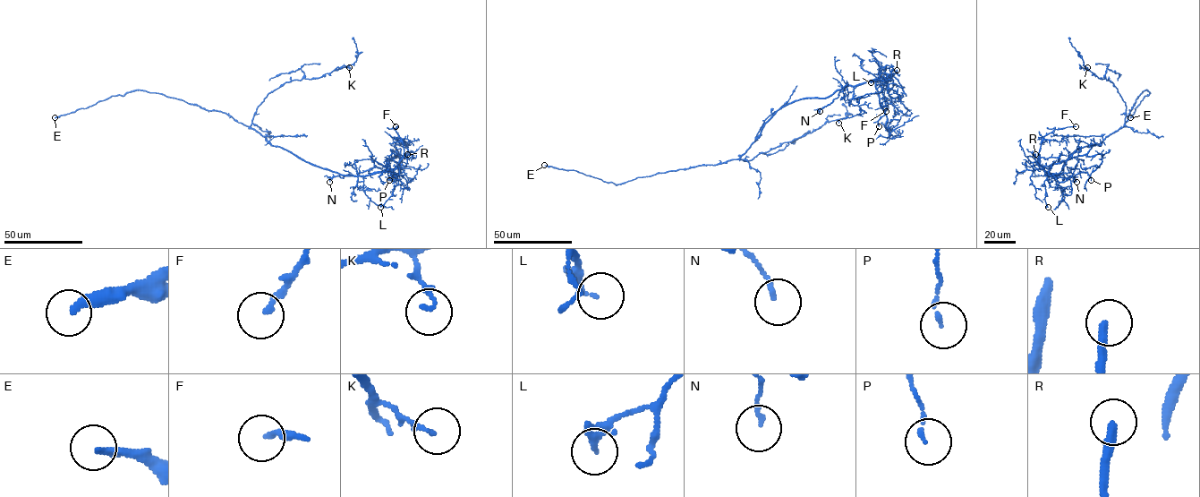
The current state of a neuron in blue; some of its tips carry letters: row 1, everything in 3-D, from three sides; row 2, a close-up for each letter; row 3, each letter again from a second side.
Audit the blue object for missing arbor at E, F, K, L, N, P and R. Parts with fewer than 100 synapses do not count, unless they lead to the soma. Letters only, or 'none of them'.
none of them

